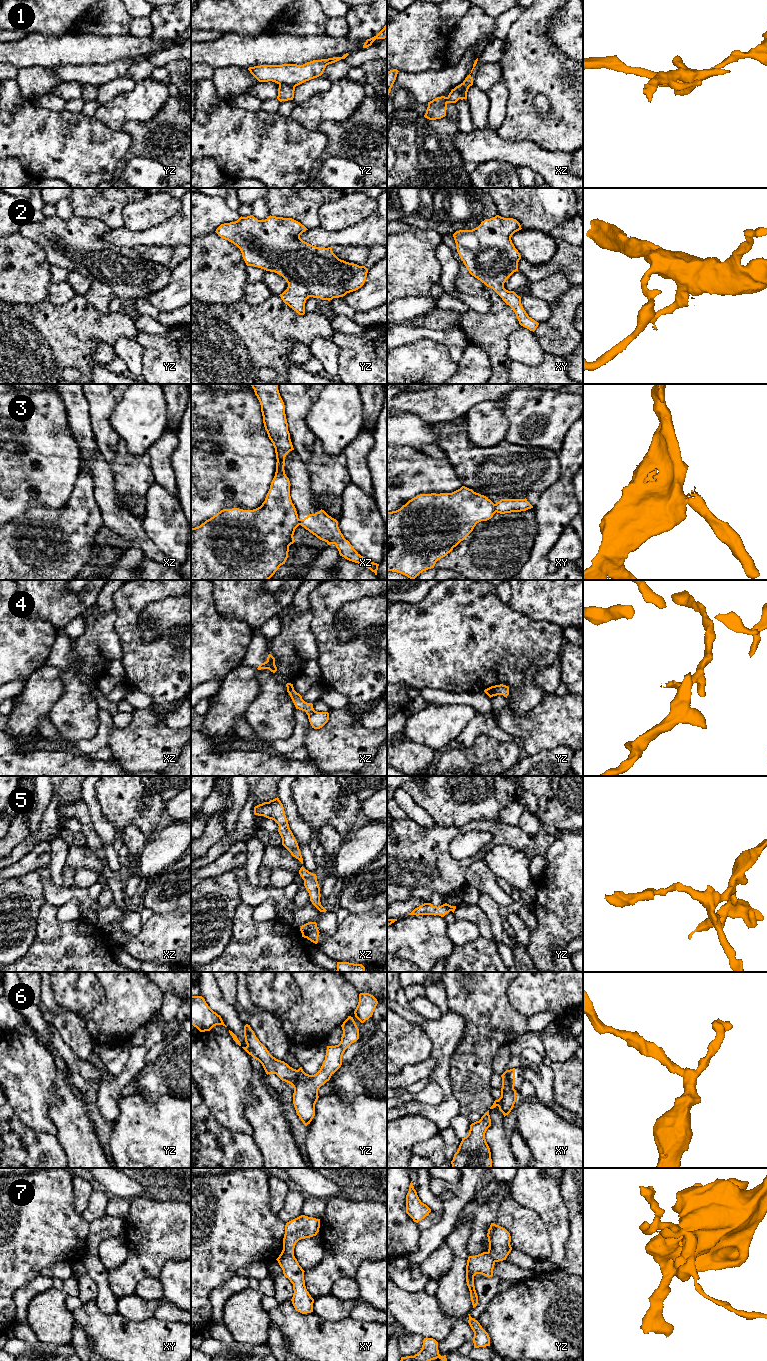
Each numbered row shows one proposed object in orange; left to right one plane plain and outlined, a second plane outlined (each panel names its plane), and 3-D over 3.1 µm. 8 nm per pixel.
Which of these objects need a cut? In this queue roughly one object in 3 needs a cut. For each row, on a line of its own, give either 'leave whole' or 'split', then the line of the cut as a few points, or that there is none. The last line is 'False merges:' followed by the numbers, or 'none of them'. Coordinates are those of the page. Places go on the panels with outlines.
1: split; cut yz (279, 84), (288, 84), (294, 87)
2: leave whole; cut none
3: split; cut xy (494, 504), (496, 511)
4: leave whole; cut none
5: leave whole; cut none
6: split; cut yz (298, 1069), (304, 1075), (292, 1085)
7: split; cut xy (281, 1253), (293, 1256)
False merges: 1, 3, 6, 7

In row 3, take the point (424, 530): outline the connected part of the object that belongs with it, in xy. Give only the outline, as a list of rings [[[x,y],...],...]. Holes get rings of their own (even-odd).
[[[465,486],[452,493],[417,495],[400,509],[387,512],[387,571],[415,579],[423,571],[434,568],[436,562],[463,541],[477,523],[491,519],[495,513],[495,504],[488,497]]]

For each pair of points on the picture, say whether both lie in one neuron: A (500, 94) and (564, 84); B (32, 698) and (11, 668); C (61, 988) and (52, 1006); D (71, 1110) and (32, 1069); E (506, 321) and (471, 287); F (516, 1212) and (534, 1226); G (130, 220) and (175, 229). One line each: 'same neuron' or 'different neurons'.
A: different neurons
B: different neurons
C: different neurons
D: different neurons
E: same neuron
F: same neuron
G: different neurons

